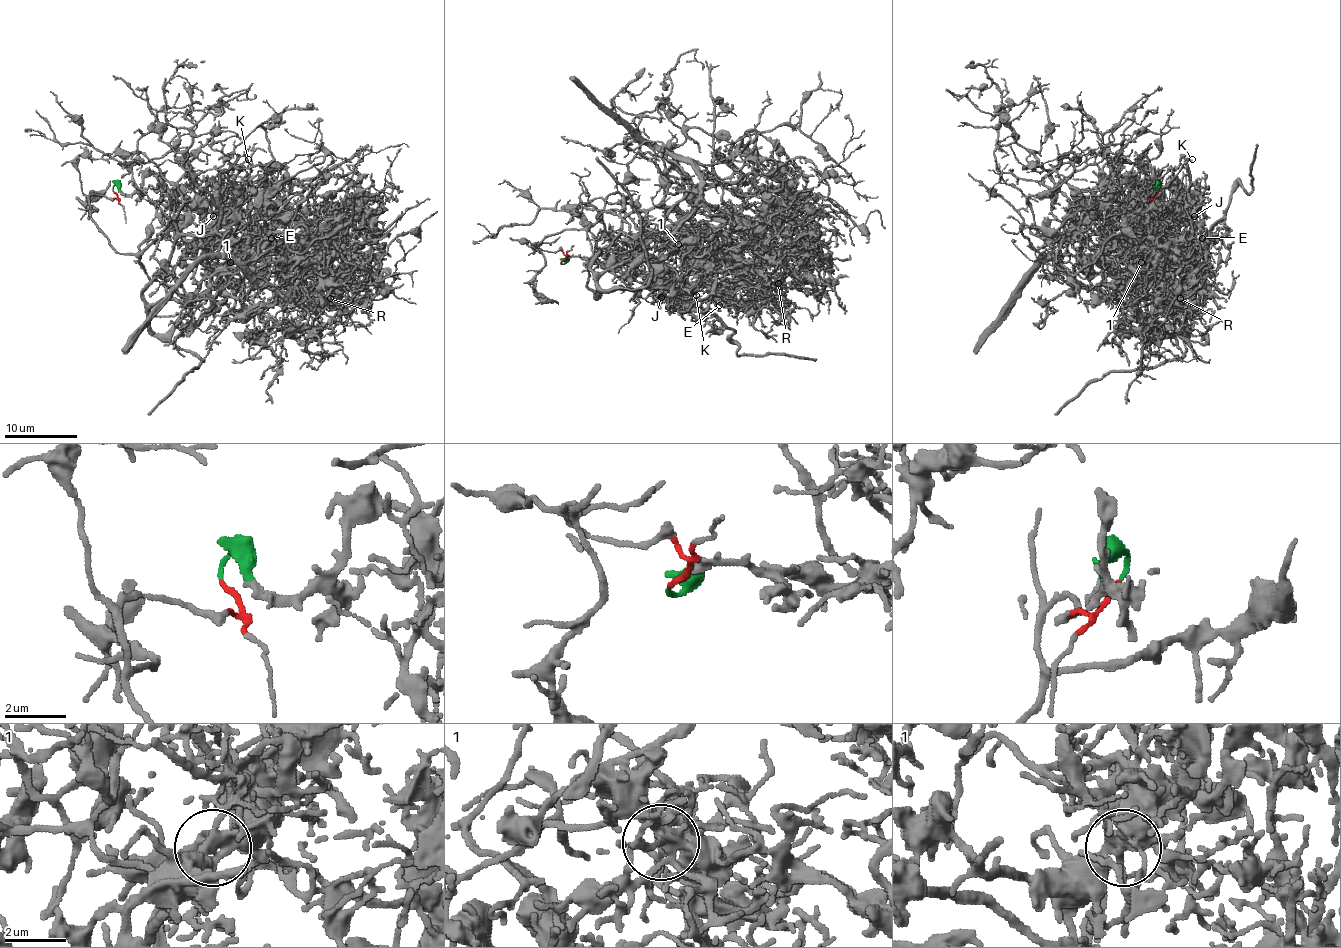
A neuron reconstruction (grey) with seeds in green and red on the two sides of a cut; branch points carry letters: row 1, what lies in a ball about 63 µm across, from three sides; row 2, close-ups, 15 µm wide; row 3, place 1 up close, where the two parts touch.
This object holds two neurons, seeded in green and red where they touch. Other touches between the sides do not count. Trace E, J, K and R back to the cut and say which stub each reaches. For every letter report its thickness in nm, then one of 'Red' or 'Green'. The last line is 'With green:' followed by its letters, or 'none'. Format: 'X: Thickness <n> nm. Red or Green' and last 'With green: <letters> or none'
E: Thickness 130 nm. Green
J: Thickness 180 nm. Green
K: Thickness 140 nm. Green
R: Thickness 220 nm. Green
With green: E, J, K, R

